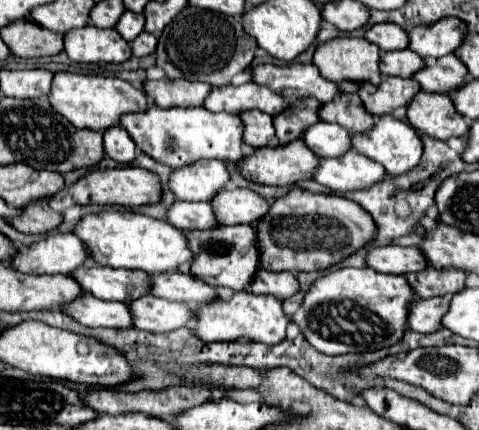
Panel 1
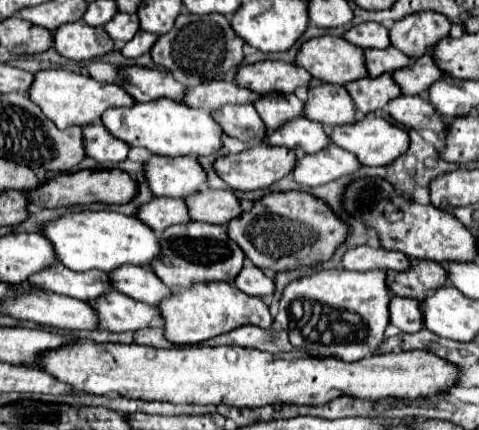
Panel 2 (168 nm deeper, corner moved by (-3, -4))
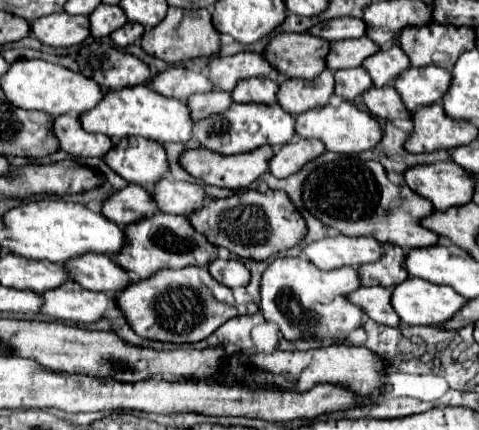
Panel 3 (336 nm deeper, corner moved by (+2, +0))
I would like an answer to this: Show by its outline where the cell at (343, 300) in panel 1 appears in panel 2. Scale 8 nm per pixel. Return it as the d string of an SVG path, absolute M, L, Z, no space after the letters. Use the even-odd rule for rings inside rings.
M319 270L285 286L275 322L289 334L295 348L303 348L315 356L337 356L351 362L377 352L385 338L385 326L389 324L389 300L391 292L385 284L383 270Z

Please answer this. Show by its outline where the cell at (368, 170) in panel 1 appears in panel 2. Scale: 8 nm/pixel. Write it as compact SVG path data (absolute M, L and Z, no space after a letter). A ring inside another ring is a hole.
M329 144L327 148L323 148L323 152L315 152L315 154L297 158L291 174L295 182L303 186L321 186L345 174L353 174L359 166L361 164L357 162L357 158L351 152L335 144Z

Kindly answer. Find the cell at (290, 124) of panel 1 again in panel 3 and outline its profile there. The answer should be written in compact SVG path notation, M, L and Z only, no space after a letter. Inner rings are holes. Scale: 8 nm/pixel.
M258 78L258 80L242 80L238 88L234 88L232 96L238 104L264 104L274 106L278 104L278 82L272 82L270 78Z

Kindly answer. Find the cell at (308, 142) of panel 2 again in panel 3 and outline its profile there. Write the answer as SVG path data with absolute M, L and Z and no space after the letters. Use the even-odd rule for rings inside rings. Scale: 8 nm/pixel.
M232 104L226 112L196 122L194 138L208 150L222 154L250 152L258 146L284 146L296 136L296 120L282 106L258 106L258 104Z

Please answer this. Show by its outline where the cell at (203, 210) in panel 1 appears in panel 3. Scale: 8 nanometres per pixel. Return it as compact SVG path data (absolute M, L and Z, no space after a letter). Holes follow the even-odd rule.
M128 184L124 190L112 194L102 204L102 214L110 220L114 220L120 228L126 228L128 224L140 222L148 216L154 216L158 212L154 196L144 186Z

